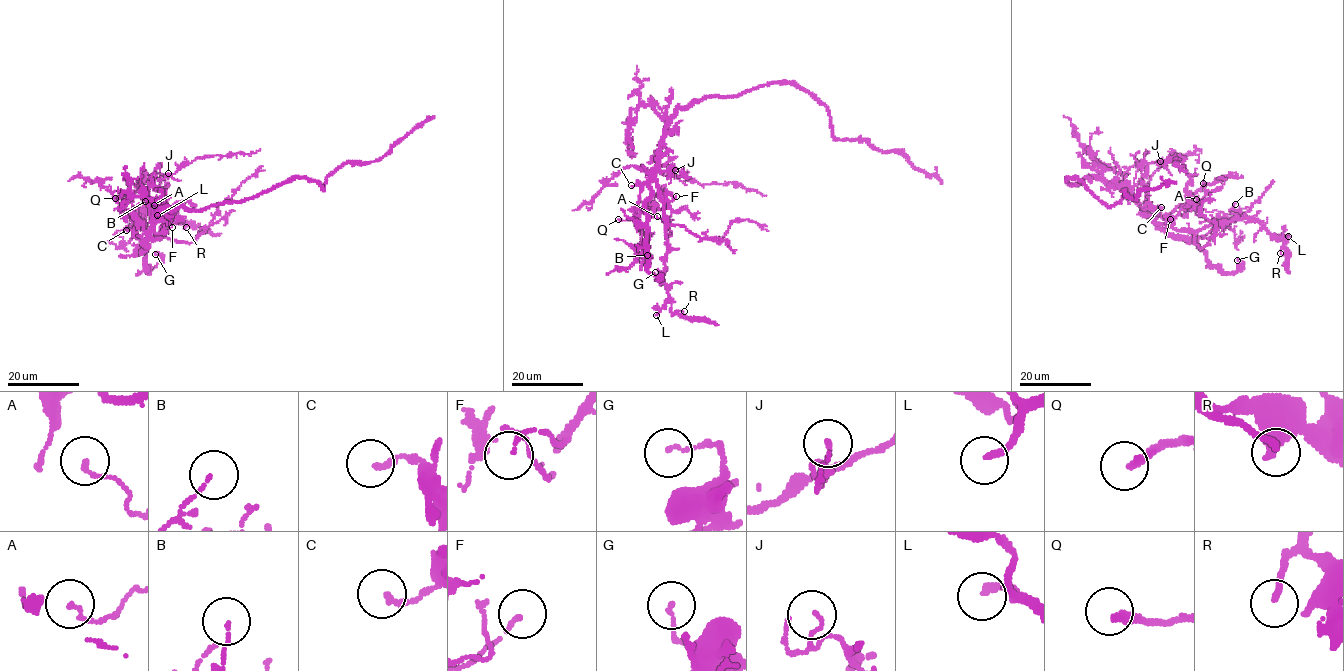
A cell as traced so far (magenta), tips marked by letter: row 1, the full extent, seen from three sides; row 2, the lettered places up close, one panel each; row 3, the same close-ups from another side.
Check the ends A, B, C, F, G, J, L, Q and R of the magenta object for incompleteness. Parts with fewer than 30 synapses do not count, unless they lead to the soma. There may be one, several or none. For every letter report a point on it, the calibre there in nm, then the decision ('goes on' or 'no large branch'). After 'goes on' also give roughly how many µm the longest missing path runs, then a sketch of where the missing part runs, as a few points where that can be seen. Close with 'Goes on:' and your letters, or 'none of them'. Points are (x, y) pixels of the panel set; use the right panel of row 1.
A: (1196, 199) | 80 nm | no large branch
B: (1235, 204) | 90 nm | no large branch
C: (1161, 207) | 200 nm | no large branch
F: (1170, 219) | 130 nm | no large branch
G: (1237, 260) | 100 nm | no large branch
J: (1160, 161) | 100 nm | no large branch
L: (1288, 236) | 200 nm | no large branch
Q: (1203, 183) | 240 nm | goes on | 60 µm | (1203, 183), (1196, 183), (1199, 178), (1217, 172), (1224, 147), (1201, 137)
R: (1280, 253) | 200 nm | no large branch
Goes on: Q

